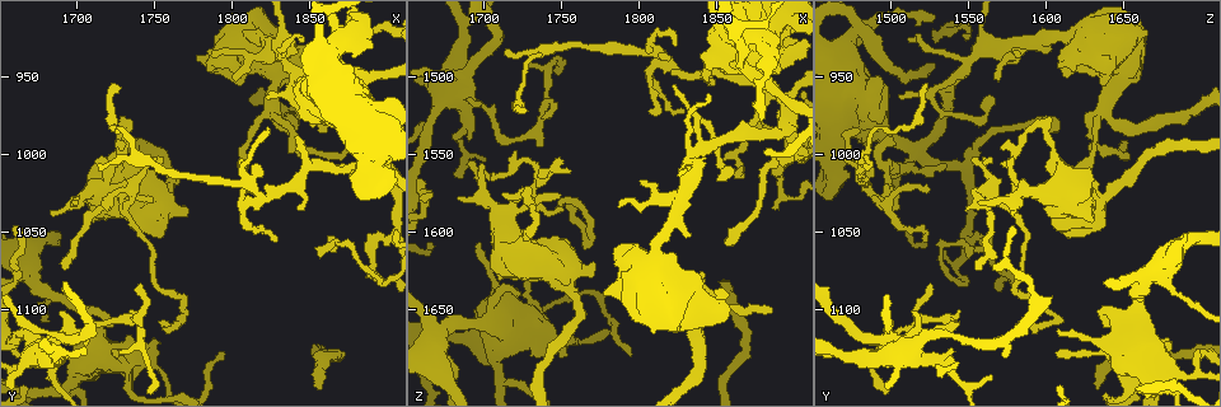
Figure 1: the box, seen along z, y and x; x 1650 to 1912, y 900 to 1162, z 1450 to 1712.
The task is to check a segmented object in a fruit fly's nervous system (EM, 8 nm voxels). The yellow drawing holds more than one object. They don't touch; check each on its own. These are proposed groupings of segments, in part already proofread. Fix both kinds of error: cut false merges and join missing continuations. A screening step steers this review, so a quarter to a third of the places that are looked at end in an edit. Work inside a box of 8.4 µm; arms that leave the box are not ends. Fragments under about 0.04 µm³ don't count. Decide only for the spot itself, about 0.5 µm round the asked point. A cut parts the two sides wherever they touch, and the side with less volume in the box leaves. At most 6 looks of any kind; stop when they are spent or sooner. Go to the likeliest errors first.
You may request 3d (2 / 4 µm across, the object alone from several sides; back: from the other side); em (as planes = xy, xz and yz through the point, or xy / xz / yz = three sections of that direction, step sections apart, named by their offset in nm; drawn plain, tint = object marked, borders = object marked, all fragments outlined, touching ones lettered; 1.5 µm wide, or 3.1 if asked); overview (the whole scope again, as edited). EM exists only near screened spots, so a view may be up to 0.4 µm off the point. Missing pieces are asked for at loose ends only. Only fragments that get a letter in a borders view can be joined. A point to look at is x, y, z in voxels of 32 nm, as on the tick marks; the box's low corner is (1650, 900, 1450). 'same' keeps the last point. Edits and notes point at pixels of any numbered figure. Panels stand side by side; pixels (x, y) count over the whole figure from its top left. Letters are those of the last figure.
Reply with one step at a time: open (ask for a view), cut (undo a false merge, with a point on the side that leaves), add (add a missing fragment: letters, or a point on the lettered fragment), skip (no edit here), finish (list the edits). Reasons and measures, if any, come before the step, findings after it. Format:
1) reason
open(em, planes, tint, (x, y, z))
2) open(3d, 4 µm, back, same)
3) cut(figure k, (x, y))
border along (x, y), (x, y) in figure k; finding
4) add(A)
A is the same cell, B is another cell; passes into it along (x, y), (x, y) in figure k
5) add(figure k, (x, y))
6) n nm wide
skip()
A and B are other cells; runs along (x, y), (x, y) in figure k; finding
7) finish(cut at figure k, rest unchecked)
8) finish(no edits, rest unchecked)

sharp bend
open(3d, 4 µm, (1686, 1120, 1510))

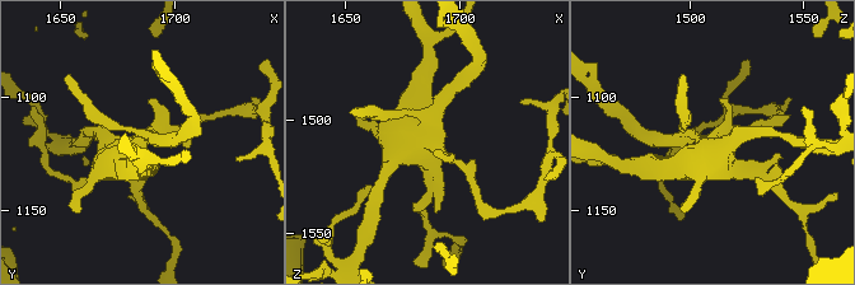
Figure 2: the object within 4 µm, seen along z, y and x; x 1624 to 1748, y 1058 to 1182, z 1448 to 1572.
open(em, yz, step 4, tint, (1684, 1120, 1510))

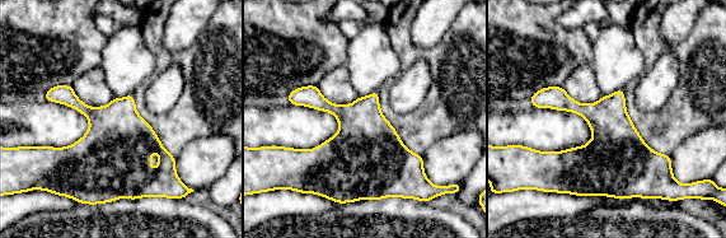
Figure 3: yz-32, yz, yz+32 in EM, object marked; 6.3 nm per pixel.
open(em, planes, borders, same)

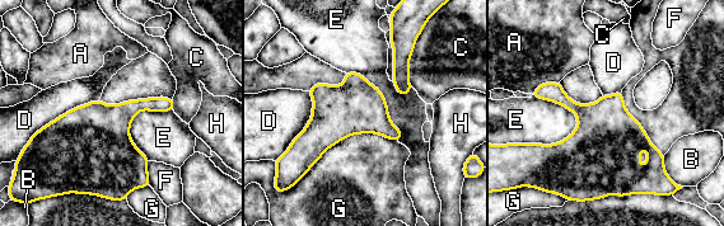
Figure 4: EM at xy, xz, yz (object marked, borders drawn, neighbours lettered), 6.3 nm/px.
G touches over 650 nm
skip()
A, B, C, D, E, F, G and H are other cells; one neuron here

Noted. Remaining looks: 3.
open(3d, 2 µm, (1788, 936, 1584))

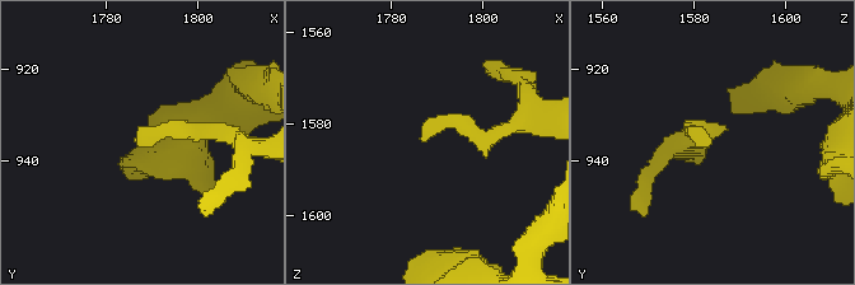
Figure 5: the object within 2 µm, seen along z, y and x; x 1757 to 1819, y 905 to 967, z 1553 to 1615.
open(em, planes, borders, (1787, 937, 1583))

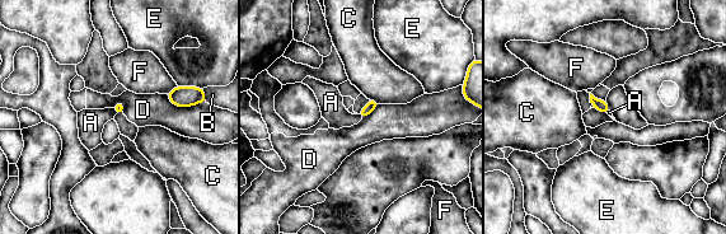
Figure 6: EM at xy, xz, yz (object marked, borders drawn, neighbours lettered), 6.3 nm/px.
D touches over 260 nm
add(A)
A is the same cell, B, C, D, E and F are other cells; passes into it along (118, 107), (113, 110), (90, 122) in figure 6; it goes on there

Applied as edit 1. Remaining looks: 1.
finish(add at figure 6, rest unchecked)

